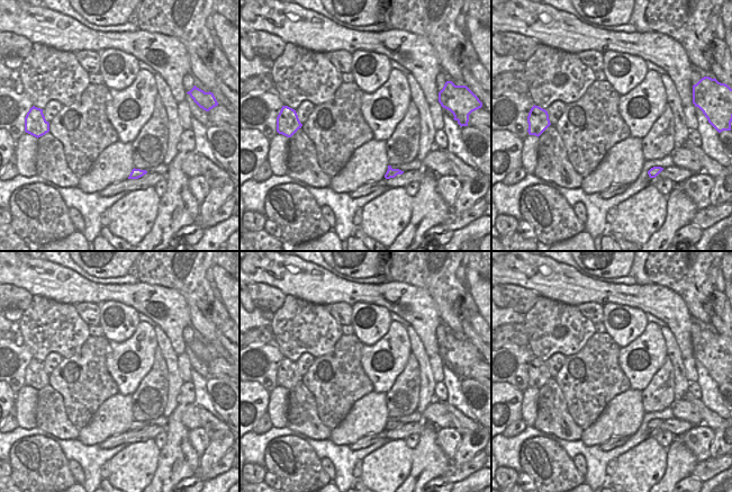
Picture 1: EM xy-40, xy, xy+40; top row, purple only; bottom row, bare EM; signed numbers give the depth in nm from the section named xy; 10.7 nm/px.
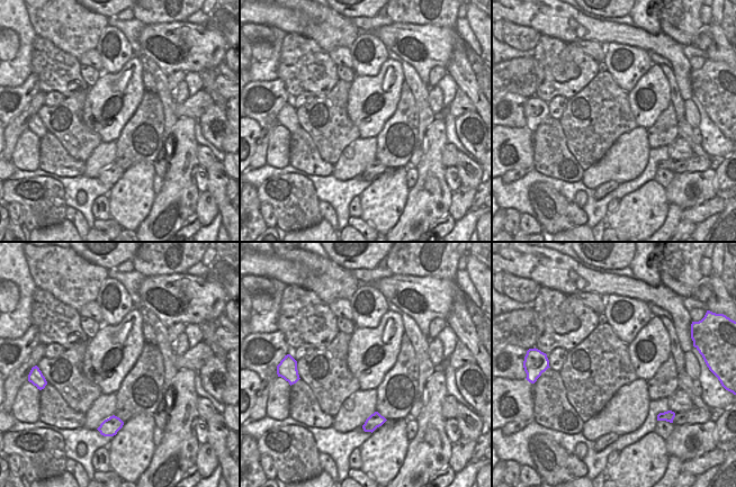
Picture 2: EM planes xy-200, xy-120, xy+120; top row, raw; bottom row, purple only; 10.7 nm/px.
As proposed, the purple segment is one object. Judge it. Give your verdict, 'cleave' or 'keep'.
keep

